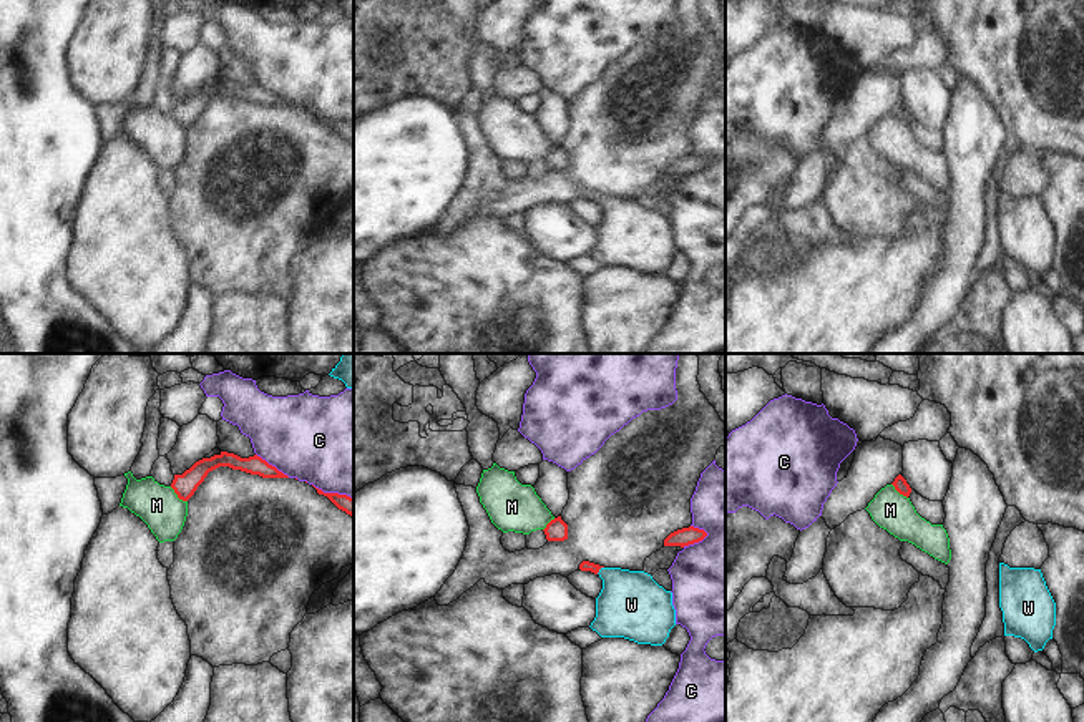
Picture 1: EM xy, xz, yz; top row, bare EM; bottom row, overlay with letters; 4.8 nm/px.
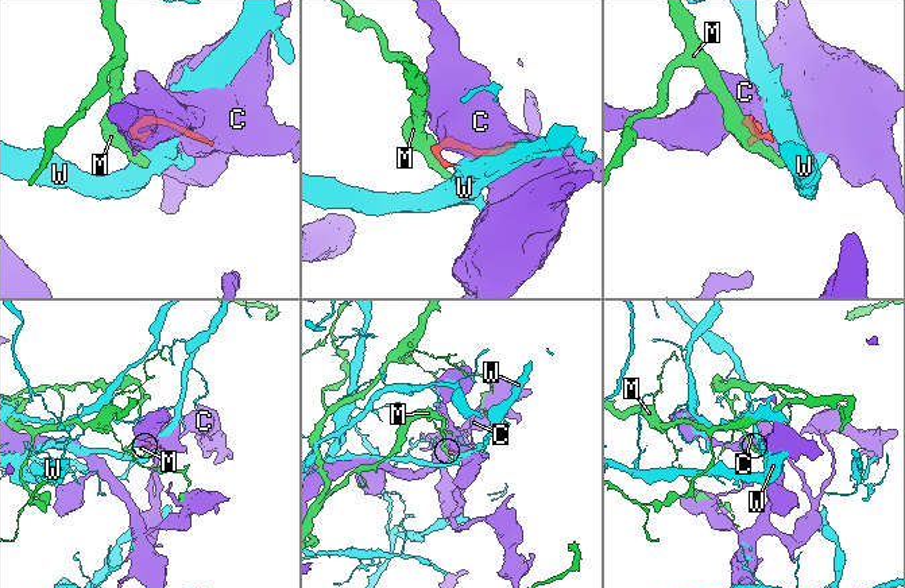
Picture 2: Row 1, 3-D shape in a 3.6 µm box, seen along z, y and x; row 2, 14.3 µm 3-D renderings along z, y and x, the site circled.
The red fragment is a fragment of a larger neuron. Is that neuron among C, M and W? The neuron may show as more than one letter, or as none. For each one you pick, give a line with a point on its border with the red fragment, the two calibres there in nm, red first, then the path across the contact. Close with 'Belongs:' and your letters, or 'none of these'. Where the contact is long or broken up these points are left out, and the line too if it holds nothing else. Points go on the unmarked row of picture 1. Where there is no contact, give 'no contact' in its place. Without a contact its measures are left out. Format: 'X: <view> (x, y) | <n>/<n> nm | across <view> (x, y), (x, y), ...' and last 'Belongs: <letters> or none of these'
W: xz (600, 196) | 50/320 nm | across xz (585, 195), (600, 196), (628, 224), (631, 233)
Belongs: W

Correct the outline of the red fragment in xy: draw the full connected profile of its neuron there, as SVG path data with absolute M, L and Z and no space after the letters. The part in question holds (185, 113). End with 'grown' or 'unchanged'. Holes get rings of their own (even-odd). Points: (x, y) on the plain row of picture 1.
M221 80L219 83L214 83L211 86L203 86L196 90L183 103L174 103L171 116L179 128L188 129L194 123L198 115L204 110L208 101L219 95L229 95L232 98L259 103L262 106L289 106L257 83L241 86L234 81Z | unchanged

